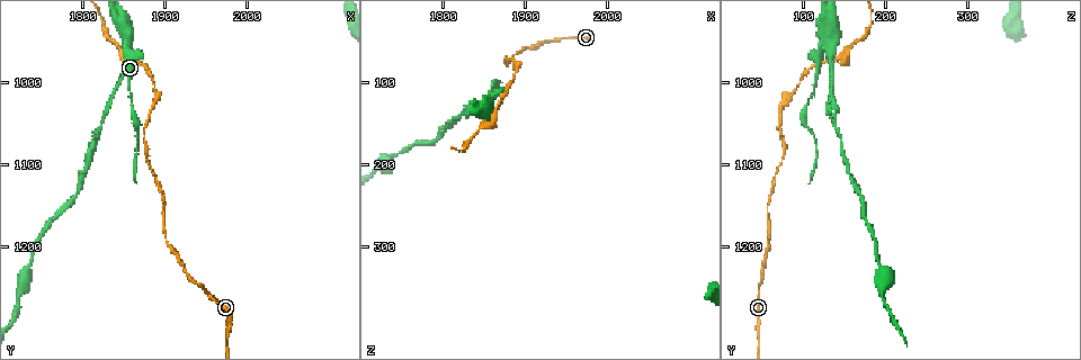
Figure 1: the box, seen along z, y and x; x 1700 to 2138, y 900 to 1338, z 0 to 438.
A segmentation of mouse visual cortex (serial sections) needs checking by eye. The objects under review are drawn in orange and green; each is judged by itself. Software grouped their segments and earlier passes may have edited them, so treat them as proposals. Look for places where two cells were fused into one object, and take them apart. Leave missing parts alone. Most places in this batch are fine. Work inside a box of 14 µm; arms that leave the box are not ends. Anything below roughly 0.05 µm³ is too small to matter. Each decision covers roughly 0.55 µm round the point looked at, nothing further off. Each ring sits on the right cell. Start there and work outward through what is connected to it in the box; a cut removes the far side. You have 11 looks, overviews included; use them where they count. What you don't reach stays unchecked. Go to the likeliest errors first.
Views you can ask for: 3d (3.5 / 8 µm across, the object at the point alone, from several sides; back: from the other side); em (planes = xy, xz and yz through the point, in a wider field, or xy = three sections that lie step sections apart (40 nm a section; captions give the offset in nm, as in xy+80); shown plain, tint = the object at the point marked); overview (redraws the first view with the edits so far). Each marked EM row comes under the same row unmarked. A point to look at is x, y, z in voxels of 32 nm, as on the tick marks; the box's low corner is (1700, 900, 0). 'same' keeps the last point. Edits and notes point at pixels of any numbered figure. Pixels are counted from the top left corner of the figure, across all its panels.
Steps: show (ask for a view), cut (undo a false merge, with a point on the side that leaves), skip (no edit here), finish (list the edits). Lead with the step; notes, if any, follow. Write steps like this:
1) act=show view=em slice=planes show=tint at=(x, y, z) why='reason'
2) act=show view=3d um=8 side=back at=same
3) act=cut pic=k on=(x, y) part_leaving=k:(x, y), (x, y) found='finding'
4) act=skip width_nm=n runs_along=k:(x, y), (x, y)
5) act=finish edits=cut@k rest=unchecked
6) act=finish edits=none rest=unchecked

act=show view=3d um=3.5 at=(1855, 945, 130) why='three-way junction'

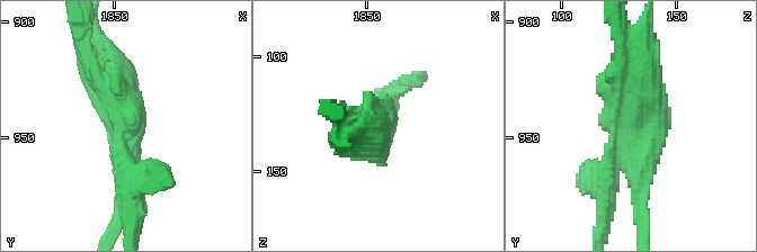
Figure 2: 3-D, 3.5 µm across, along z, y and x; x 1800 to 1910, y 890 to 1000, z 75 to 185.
act=show view=em slice=xy step=1 show=tint at=(1853, 944, 134)

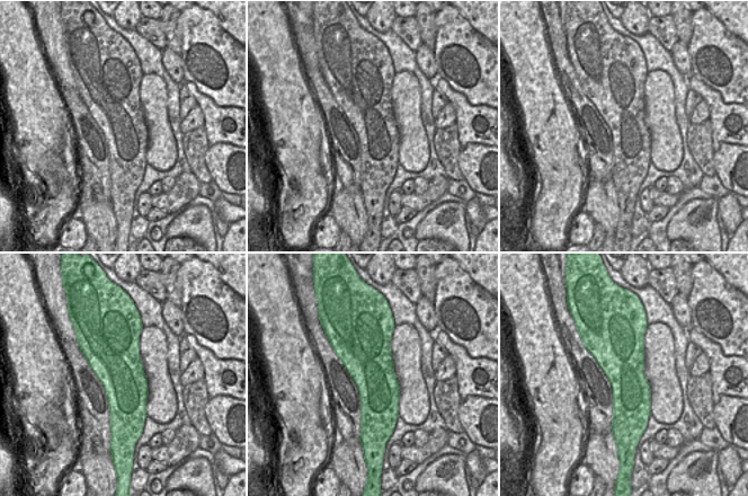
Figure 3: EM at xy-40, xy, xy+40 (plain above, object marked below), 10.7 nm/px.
act=show view=em slice=xy step=2 show=tint at=same why='cut it another way'

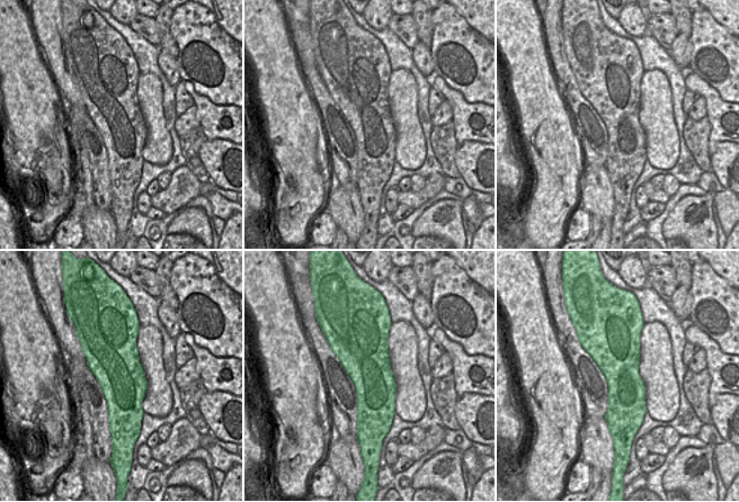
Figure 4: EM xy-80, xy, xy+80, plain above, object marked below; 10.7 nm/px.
act=cut pic=2 on=(653, 154) arm_widths_nm=250,300,600 part_leaving=2:(621, 152), (640, 165), (640, 234) found='a second cell is stuck on'

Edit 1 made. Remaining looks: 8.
act=show view=3d um=3.5 at=(1950, 1255, 45) why='thin neck'

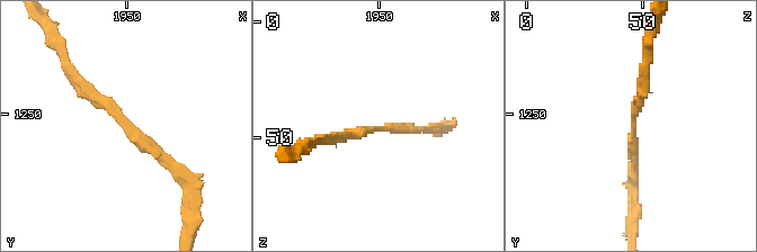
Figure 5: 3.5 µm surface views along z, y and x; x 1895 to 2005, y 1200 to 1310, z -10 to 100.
act=show view=em slice=xy step=3 show=tint at=(1949, 1253, 45) arm_widths_nm=150,150 why='shape alone is not enough'

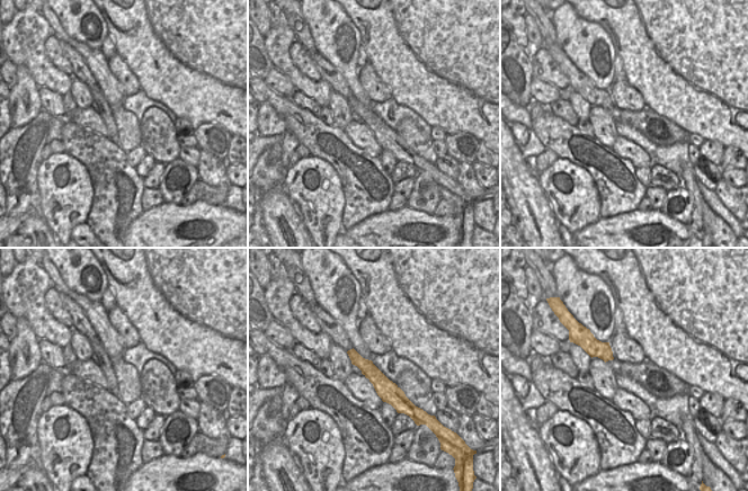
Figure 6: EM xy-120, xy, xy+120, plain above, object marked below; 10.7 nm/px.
act=show view=em slice=xy step=1 show=tint at=same

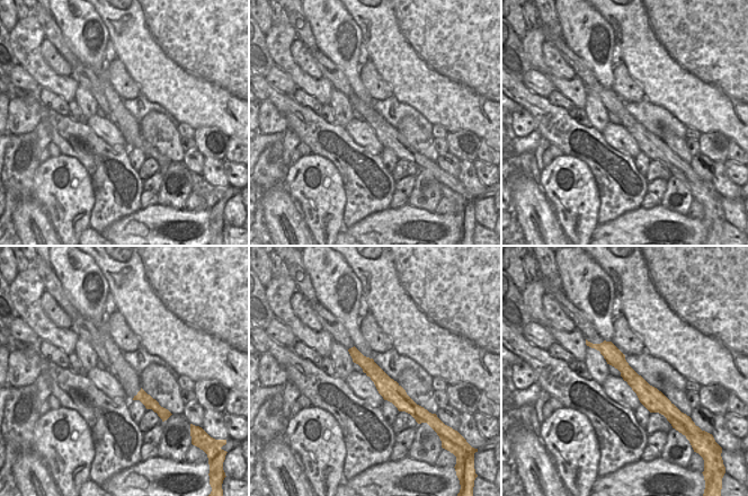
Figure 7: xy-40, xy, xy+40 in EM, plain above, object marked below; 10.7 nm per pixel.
act=skip runs_along=7:(597, 346), (656, 401), (666, 401) found='continuous, no second cell'

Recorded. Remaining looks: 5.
act=show view=3d um=3.5 at=(1895, 1155, 55) why='narrows sharply'

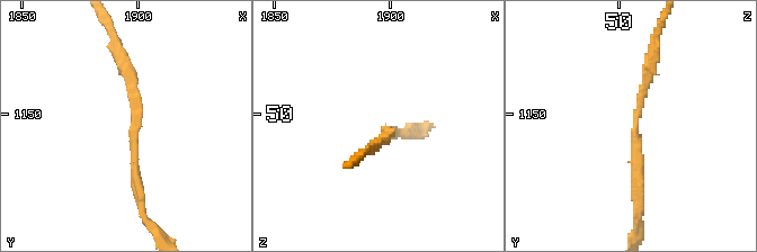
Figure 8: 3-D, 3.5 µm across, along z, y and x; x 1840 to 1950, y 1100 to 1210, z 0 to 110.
act=show view=em slice=xy step=2 show=tint at=(1898, 1151, 57) why='shape alone is not enough'

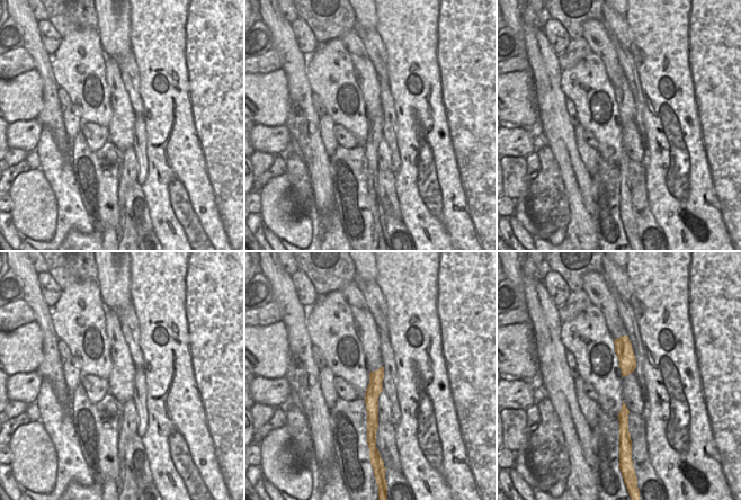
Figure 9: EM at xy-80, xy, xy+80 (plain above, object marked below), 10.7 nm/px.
act=skip arm_widths_nm=150,150 runs_along=9:(381, 371), (373, 391), (375, 426) found='continuous, no second cell'

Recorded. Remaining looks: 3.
act=show view=3d um=8 at=(1885, 1005, 95) why='thin neck'

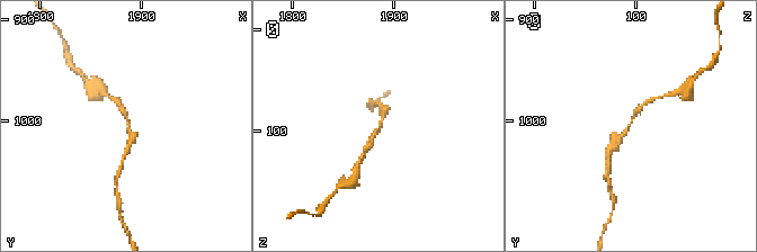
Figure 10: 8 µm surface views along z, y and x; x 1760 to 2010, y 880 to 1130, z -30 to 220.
act=show view=3d um=3.5 at=(1886, 1006, 96) why='zoom in'

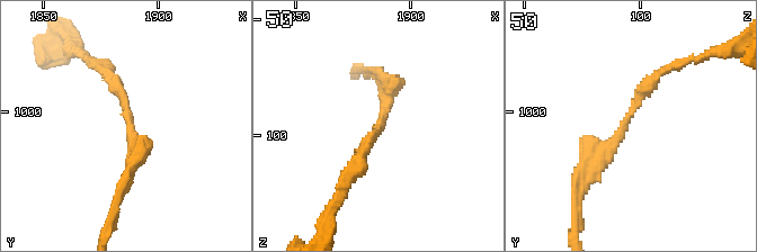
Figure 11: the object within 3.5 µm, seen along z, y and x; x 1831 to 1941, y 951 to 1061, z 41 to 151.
act=show view=em slice=xy step=2 show=tint at=(1887, 1005, 94) arm_widths_nm=150,200 why='need the tissue'

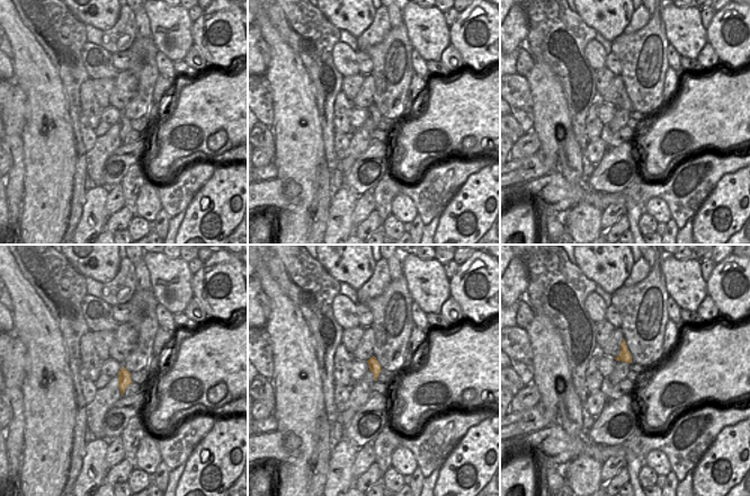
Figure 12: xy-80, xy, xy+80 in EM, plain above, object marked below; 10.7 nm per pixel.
act=skip runs_along=11:(580, 170), (670, 66) found='all the same cell'

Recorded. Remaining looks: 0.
act=finish edits=cut@2 rest=unchecked

